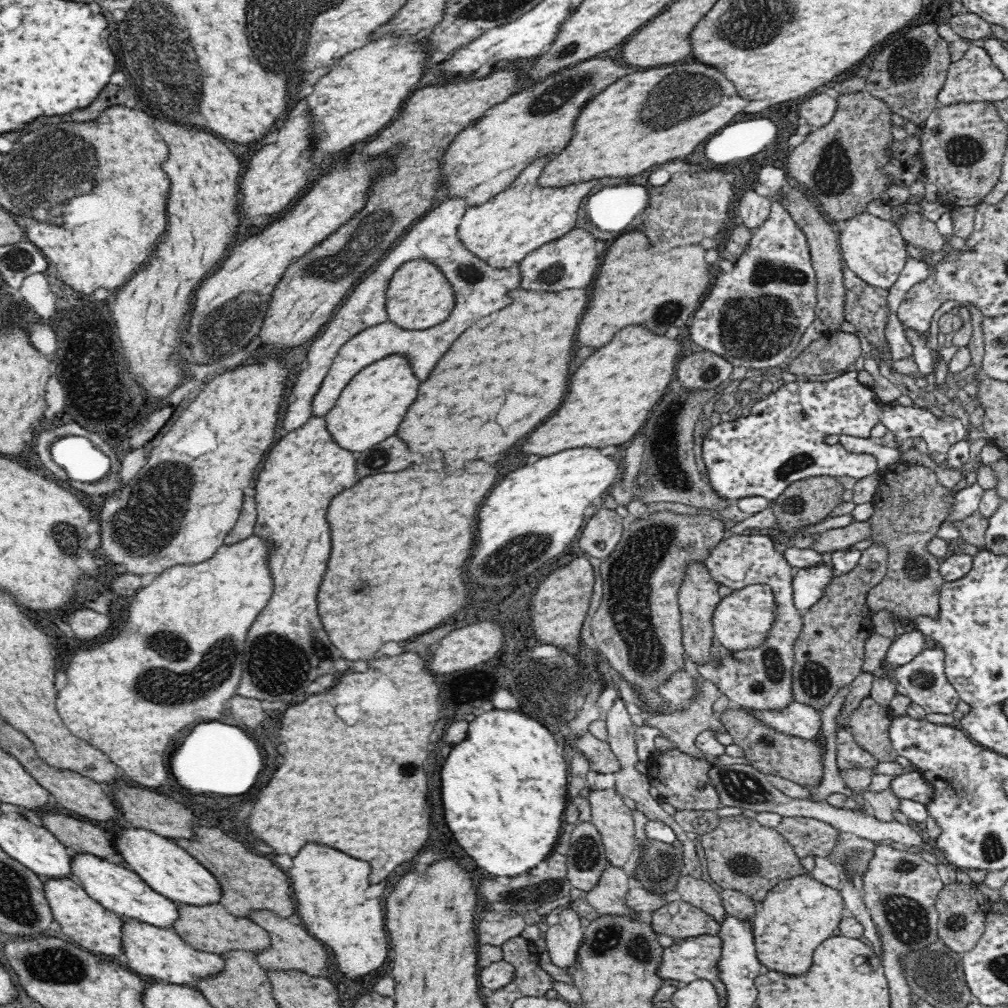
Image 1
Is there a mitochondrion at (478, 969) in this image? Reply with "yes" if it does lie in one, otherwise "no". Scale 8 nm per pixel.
no

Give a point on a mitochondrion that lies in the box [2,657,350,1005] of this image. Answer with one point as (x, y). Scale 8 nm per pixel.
(59, 965)

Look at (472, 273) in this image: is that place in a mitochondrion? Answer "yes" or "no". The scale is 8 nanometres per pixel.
yes

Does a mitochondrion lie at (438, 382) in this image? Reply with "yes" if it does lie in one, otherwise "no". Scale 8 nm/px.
no

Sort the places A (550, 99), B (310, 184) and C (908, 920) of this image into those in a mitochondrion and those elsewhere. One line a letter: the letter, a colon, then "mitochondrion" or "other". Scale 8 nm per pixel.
A: mitochondrion
B: other
C: mitochondrion

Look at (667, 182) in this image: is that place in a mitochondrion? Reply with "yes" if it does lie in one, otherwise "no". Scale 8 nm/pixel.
no

